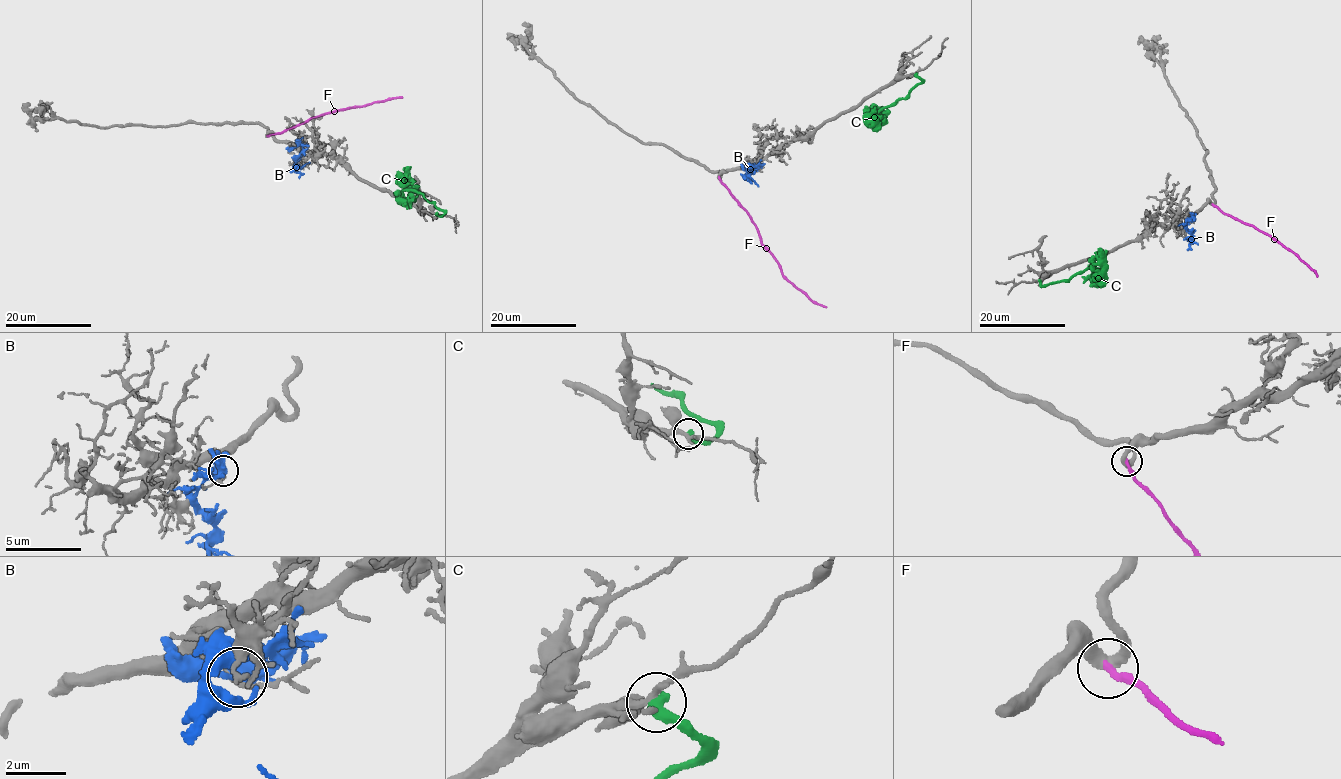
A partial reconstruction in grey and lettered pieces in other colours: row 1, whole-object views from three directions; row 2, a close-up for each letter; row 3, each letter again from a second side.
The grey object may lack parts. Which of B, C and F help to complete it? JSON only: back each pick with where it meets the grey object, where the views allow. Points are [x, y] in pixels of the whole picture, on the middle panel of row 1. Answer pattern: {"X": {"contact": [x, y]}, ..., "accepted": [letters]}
{"F": {"contact": [719, 177]}, "accepted": ["F"]}

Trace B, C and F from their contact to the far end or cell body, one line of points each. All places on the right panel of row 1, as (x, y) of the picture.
B: (1194, 218), (1186, 228), (1191, 235), (1186, 250)
C: (1040, 280), (1044, 286), (1093, 267), (1106, 280), (1103, 262), (1091, 261)
F: (1213, 204), (1271, 235), (1292, 251), (1316, 276)

